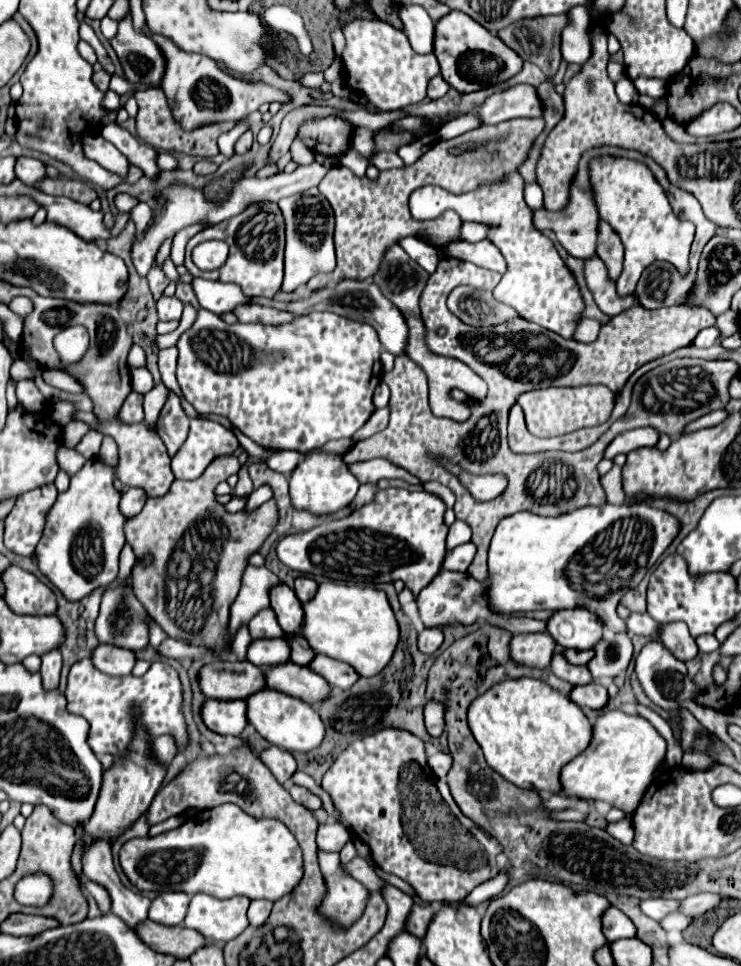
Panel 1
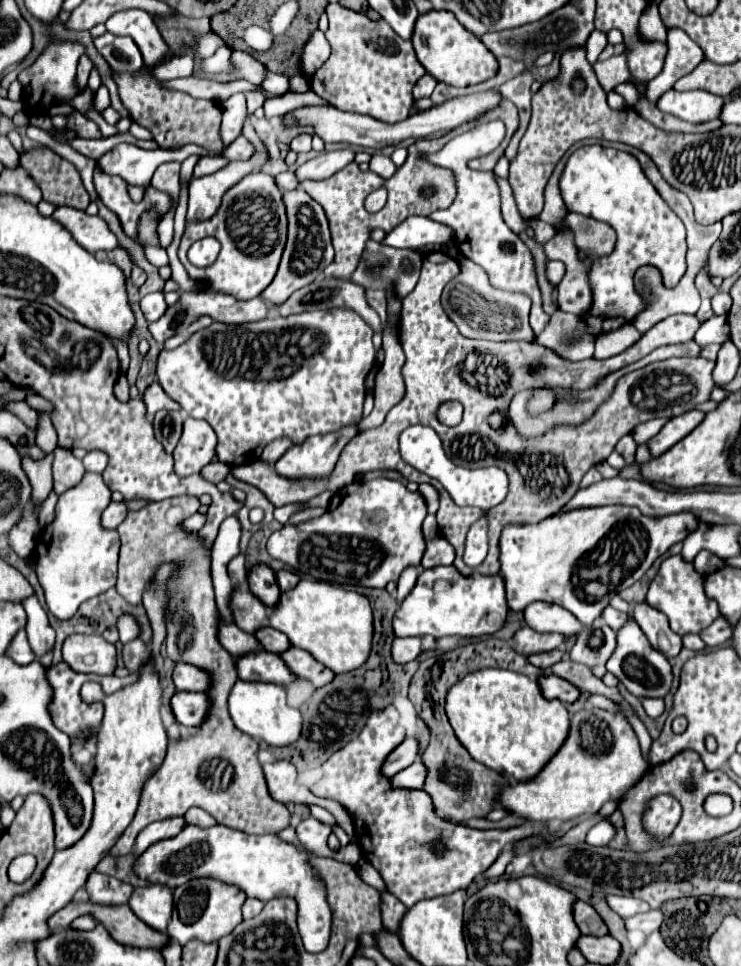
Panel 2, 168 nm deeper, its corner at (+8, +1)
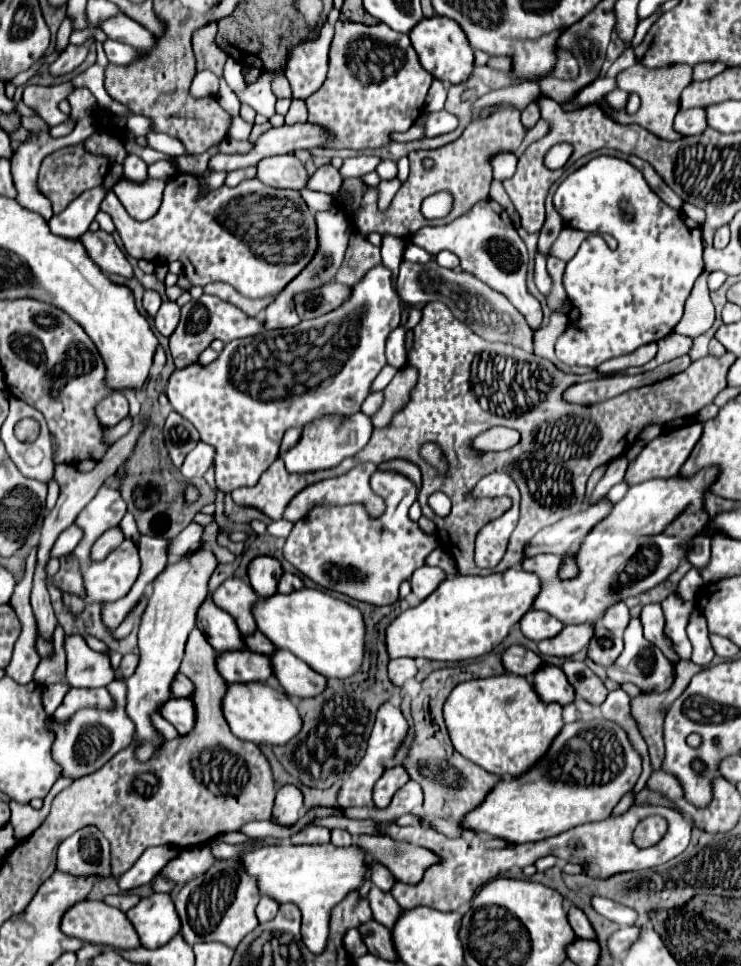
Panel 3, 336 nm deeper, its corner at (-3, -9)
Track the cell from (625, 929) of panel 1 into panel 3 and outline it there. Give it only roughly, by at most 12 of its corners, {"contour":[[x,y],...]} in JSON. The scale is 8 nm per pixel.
{"contour":[[569,906],[567,920],[577,938],[593,938],[587,916]]}

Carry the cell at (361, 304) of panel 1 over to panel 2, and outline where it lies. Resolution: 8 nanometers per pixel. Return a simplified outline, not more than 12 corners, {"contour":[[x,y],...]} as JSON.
{"contour":[[324,278],[274,306],[280,316],[346,308],[382,332],[366,290],[352,280]]}

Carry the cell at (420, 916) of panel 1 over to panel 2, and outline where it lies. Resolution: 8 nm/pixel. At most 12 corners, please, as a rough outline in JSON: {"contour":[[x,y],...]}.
{"contour":[[384,892],[382,918],[392,934],[400,930],[408,910],[396,896]]}

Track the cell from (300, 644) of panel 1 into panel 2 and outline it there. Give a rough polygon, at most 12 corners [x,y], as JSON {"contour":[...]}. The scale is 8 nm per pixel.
{"contour":[[270,626],[256,638],[264,650],[282,654],[292,646],[284,632]]}

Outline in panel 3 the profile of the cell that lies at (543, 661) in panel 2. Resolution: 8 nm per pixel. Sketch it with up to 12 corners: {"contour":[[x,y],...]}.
{"contour":[[509,646],[501,662],[509,674],[531,676],[543,666],[535,652]]}

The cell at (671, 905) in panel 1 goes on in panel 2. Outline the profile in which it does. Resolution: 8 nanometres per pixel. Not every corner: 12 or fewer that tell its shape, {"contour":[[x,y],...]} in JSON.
{"contour":[[608,896],[608,904],[622,918],[648,912],[638,898]]}

